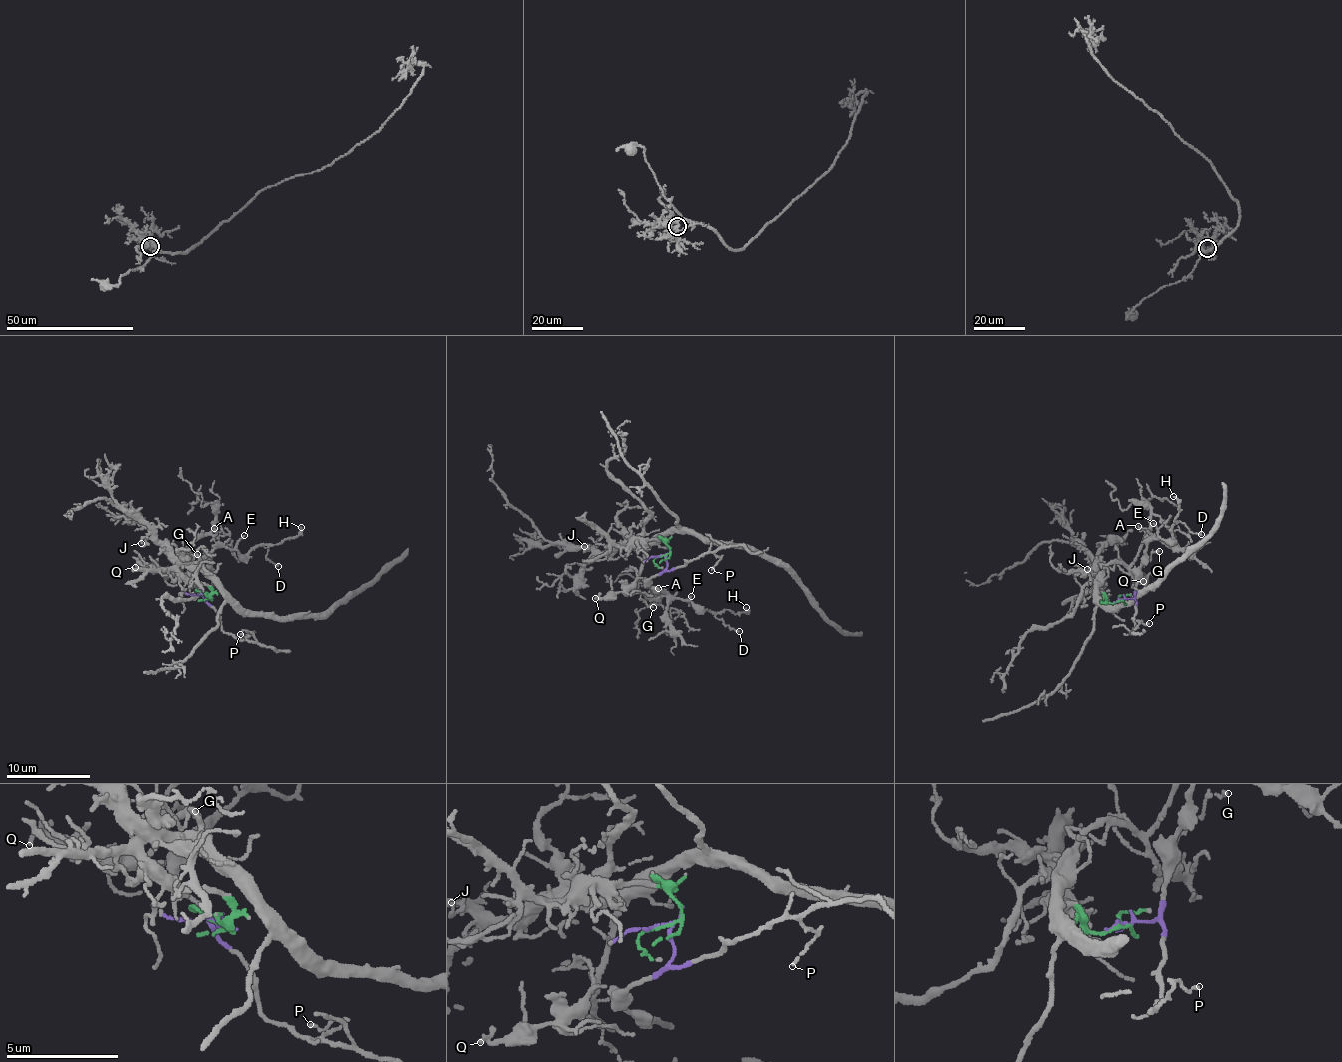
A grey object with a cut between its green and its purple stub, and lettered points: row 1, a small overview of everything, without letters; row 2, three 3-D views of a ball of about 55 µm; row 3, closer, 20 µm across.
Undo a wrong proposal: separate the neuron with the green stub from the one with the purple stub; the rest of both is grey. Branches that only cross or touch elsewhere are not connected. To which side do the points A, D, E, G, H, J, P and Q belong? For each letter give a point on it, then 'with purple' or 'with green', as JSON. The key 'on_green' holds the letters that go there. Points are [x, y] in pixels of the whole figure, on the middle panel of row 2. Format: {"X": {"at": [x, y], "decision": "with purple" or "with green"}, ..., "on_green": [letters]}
{"A": {"at": [658, 588], "decision": "with green"}, "D": {"at": [739, 631], "decision": "with purple"}, "E": {"at": [691, 596], "decision": "with purple"}, "G": {"at": [653, 607], "decision": "with green"}, "H": {"at": [746, 607], "decision": "with purple"}, "J": {"at": [584, 546], "decision": "with green"}, "P": {"at": [711, 570], "decision": "with purple"}, "Q": {"at": [595, 598], "decision": "with green"}, "on_green": ["A", "G", "J", "Q"]}

